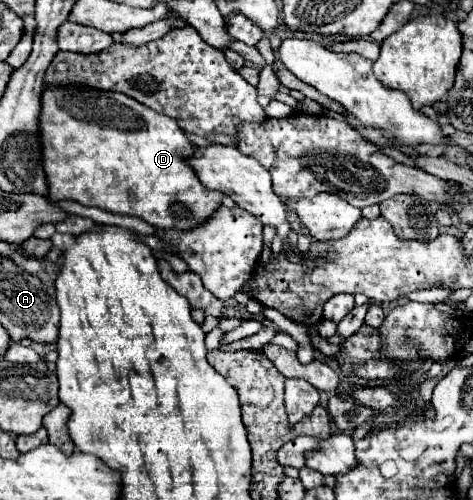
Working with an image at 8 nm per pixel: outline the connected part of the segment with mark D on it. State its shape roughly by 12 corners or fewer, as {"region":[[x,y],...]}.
{"region":[[47,87],[51,199],[189,231],[225,195],[123,93]]}

